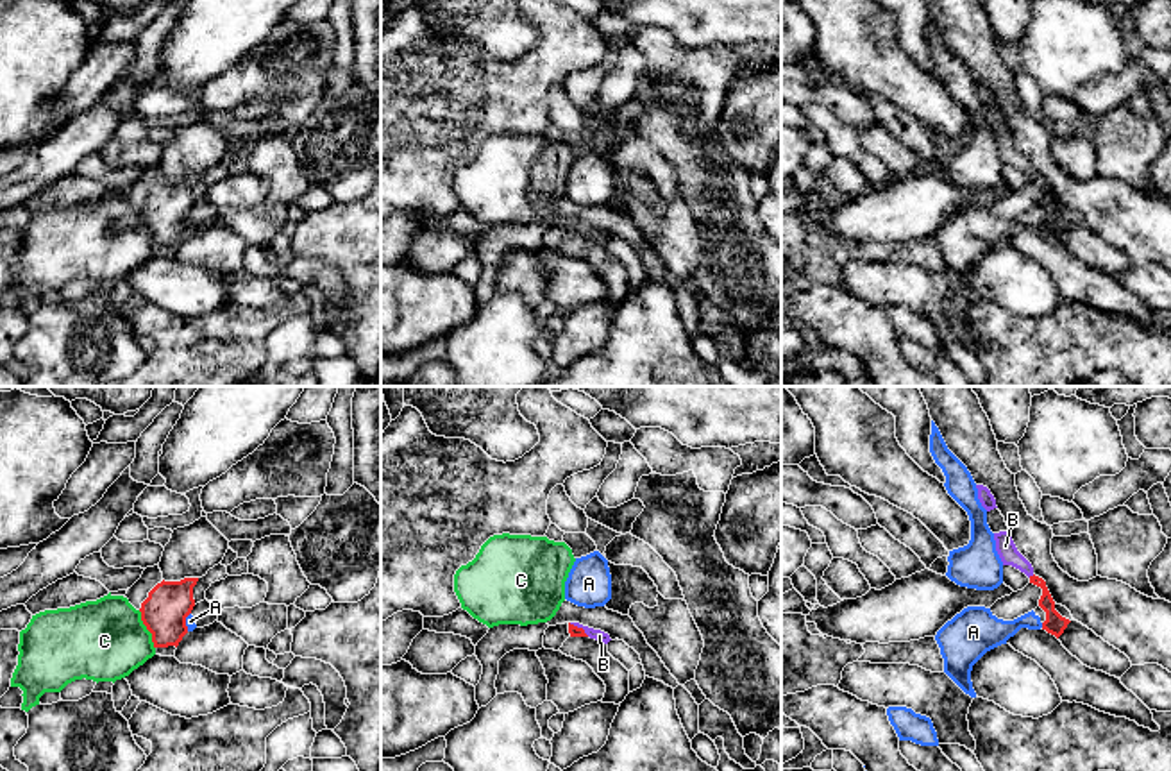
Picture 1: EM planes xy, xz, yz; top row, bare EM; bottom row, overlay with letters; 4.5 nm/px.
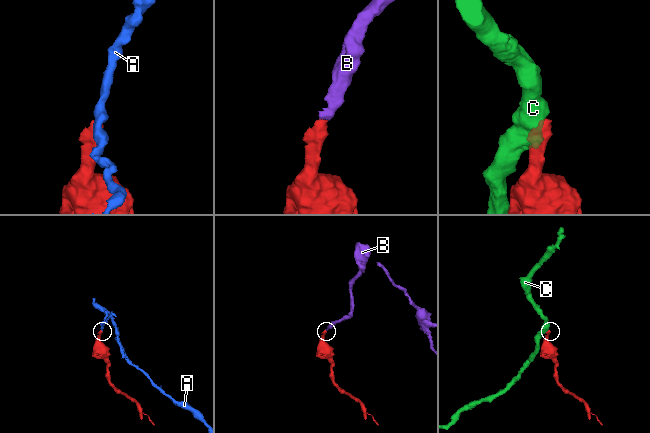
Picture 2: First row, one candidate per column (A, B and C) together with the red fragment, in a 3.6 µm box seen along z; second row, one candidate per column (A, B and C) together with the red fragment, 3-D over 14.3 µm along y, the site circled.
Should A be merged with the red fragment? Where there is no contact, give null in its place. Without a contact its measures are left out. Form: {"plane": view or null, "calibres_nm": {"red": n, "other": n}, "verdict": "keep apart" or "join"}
{"plane": "yz", "calibres_nm": {"red": 90, "other": 150}, "verdict": "keep apart"}

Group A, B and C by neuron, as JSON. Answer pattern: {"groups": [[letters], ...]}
{"groups": [["A"], ["B"], ["C"]]}

